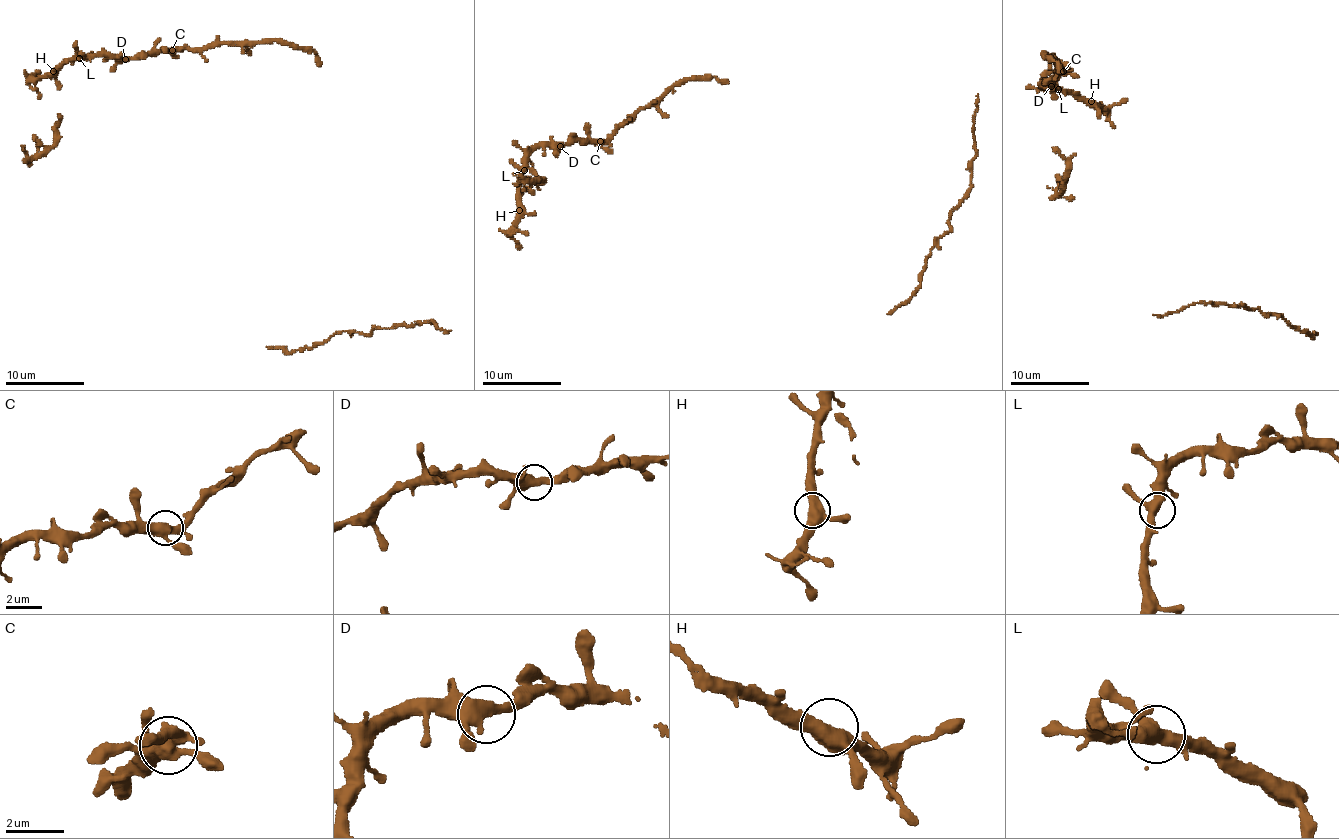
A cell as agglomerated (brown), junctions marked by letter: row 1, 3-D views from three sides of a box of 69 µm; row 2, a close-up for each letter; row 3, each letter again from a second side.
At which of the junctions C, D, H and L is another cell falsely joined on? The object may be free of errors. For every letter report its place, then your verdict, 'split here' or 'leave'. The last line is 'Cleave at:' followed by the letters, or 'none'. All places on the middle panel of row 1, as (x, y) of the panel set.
C: (600, 141) | leave
D: (560, 146) | leave
H: (519, 210) | leave
L: (524, 170) | leave
Cleave at: none

